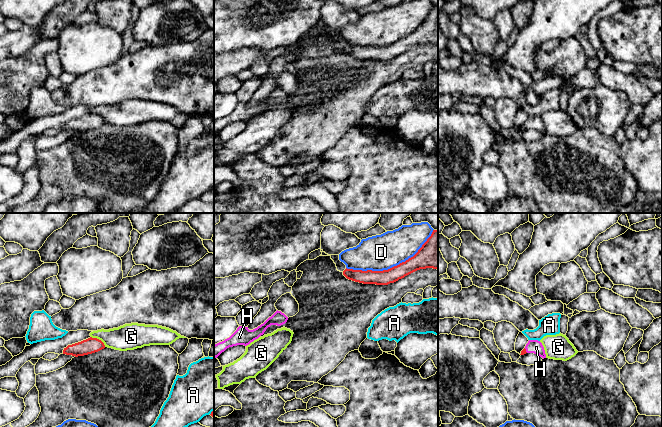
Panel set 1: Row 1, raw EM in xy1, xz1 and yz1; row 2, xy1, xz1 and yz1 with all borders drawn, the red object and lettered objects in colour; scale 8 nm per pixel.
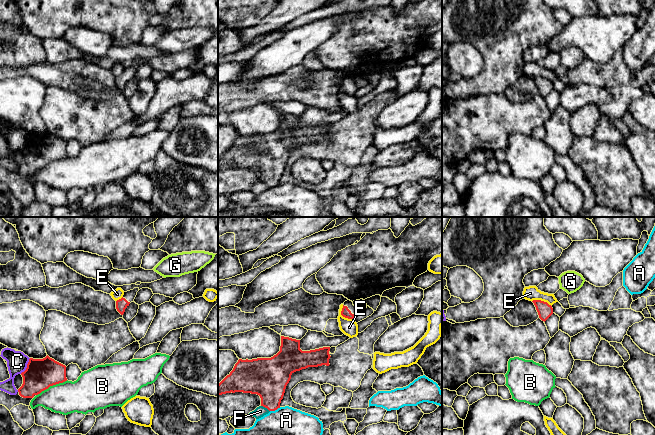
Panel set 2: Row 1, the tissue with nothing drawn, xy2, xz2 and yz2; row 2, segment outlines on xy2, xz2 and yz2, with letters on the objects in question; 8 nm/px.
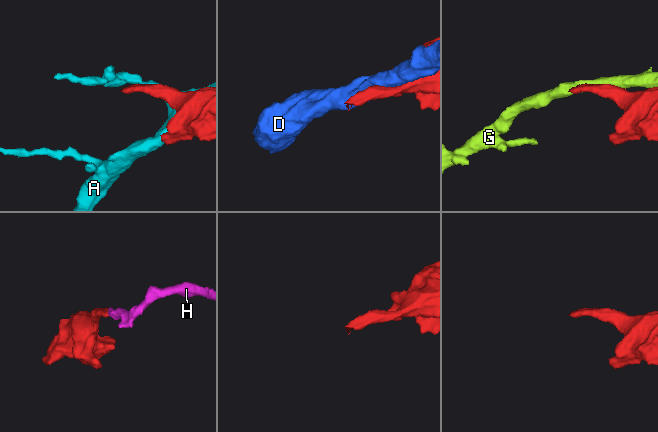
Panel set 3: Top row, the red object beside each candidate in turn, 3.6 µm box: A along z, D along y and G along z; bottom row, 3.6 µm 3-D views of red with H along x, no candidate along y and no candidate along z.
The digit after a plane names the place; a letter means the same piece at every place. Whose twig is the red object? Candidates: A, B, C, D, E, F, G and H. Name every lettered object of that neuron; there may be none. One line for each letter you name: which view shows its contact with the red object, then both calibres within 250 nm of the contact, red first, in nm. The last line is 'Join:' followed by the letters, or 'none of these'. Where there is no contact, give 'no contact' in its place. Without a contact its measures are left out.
H: yz1 | 40/110 nm
Join: H

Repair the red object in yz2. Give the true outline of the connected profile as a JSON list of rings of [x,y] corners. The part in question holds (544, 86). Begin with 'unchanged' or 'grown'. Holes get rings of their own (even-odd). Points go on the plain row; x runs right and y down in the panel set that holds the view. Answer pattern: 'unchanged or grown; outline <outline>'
unchanged; outline [[[533,76],[532,78],[534,79],[539,94],[542,97],[545,98],[553,90],[553,84],[547,78],[541,76]]]

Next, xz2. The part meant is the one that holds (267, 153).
unchanged; outline [[[281,112],[280,127],[271,134],[257,134],[252,136],[239,135],[233,146],[218,160],[218,171],[226,169],[251,169],[261,174],[261,182],[269,187],[280,184],[287,160],[291,151],[308,143],[329,142],[330,123],[323,123],[310,127],[300,125],[300,116]]]

